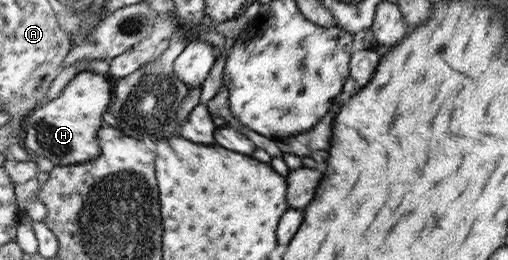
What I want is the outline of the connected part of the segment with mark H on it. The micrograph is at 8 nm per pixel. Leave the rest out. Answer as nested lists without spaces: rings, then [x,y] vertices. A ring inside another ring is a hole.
[[[87,69],[76,74],[58,97],[24,117],[21,128],[24,132],[23,146],[32,157],[46,157],[55,165],[72,165],[96,159],[101,154],[97,135],[104,125],[103,113],[113,101],[110,86],[108,78],[102,77],[102,74],[88,73]]]

